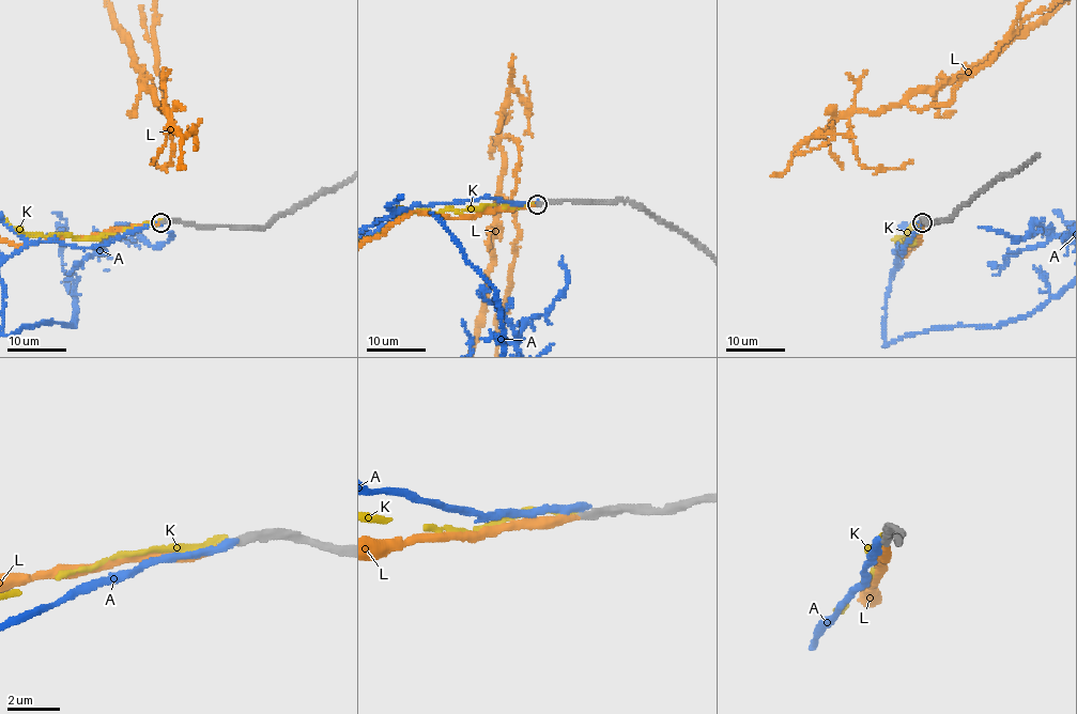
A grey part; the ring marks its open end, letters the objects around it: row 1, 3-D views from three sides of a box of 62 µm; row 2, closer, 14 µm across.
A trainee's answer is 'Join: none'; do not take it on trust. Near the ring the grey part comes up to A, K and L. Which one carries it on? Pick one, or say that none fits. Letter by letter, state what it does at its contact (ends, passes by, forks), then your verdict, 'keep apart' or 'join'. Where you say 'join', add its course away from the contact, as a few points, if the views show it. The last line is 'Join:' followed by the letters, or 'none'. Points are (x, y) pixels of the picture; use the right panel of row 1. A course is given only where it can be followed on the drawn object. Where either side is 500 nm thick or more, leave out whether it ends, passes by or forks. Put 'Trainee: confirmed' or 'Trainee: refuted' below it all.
A: it ends | keep apart
K: it ends | keep apart
L: it ends | join
Join: L
Trainee: refuted

